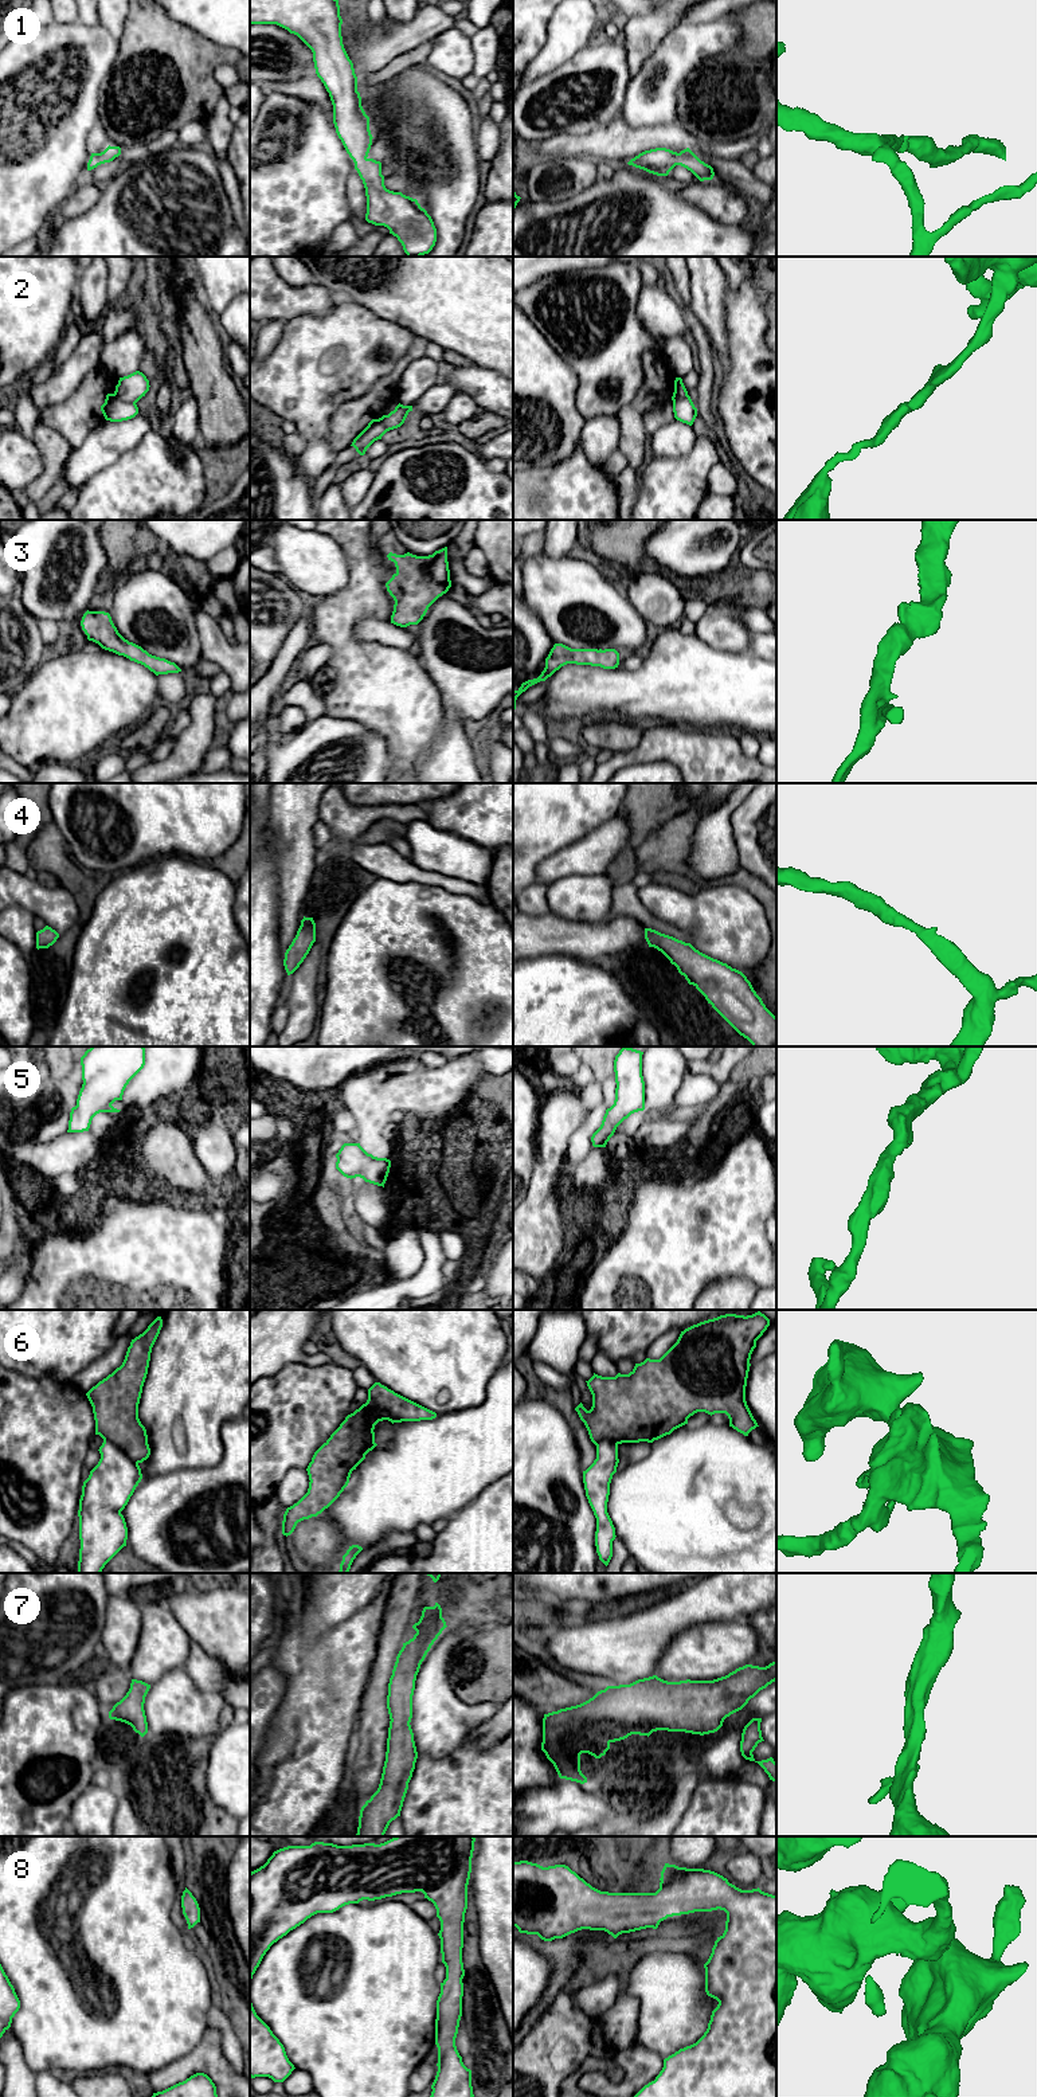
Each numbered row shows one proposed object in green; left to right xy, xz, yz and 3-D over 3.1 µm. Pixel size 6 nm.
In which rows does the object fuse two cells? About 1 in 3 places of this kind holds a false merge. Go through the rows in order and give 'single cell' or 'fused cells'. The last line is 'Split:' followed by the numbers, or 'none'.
1: single cell
2: fused cells
3: single cell
4: single cell
5: single cell
6: fused cells
7: single cell
8: single cell
Split: 2, 6

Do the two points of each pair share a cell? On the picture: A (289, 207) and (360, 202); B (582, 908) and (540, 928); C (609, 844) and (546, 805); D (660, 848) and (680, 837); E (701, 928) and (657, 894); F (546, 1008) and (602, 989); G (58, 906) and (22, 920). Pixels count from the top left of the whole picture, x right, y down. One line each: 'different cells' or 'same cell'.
A: different cells
B: different cells
C: different cells
D: same cell
E: same cell
F: same cell
G: different cells

